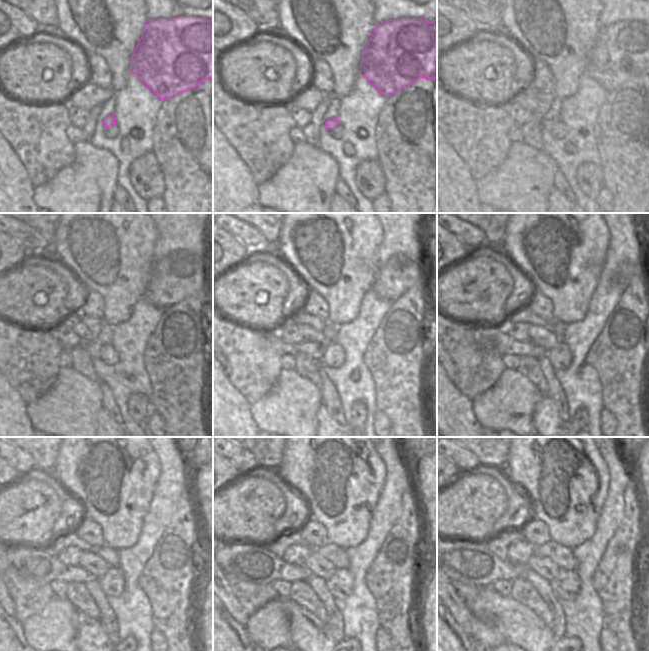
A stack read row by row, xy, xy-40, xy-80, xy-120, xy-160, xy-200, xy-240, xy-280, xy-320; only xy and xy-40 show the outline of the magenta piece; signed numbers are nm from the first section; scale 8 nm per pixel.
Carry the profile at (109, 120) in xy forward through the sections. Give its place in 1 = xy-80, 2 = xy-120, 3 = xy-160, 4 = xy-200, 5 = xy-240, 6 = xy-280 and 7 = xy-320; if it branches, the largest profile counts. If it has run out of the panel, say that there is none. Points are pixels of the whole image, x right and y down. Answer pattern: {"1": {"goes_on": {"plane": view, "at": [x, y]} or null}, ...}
{"1": {"goes_on": {"plane": "xy-80", "at": [547, 124]}}, "2": {"goes_on": {"plane": "xy-120", "at": [93, 347]}}, "3": {"goes_on": {"plane": "xy-160", "at": [314, 350]}}, "4": {"goes_on": {"plane": "xy-200", "at": [494, 340]}}, "5": {"goes_on": {"plane": "xy-240", "at": [39, 565]}}, "6": {"goes_on": {"plane": "xy-280", "at": [253, 563]}}, "7": {"goes_on": {"plane": "xy-320", "at": [469, 562]}}}

